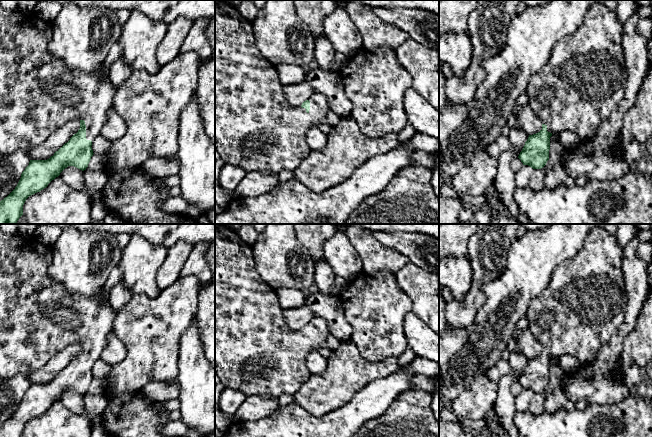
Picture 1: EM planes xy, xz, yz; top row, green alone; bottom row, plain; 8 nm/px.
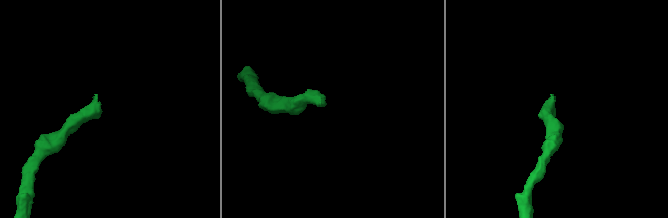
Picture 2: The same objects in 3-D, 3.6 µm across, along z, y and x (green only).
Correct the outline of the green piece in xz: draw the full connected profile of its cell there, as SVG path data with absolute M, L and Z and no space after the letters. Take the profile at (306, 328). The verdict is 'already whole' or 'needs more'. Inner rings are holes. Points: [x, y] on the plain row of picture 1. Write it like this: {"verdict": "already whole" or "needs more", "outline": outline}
{"verdict": "needs more", "outline": "M215 224L215 374L225 388L237 389L247 396L269 395L278 398L283 394L294 395L309 379L311 374L306 366L307 355L312 351L316 351L320 345L326 347L327 338L331 335L329 327L324 318L315 316L301 329L291 330L286 324L283 311L275 289L267 284L256 271L253 246L242 241L235 230L222 224Z"}

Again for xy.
{"verdict": "needs more", "outline": "M0 227L0 377L13 378L18 374L29 377L64 348L72 344L80 344L78 356L53 380L47 384L30 384L15 413L0 425L0 437L23 437L26 423L46 412L68 390L86 394L94 378L92 365L100 358L111 333L122 341L127 353L120 363L111 367L110 374L105 379L105 389L110 394L117 395L126 390L139 390L150 382L176 381L179 374L180 338L192 324L197 313L200 283L194 276L179 278L155 298L133 294L131 300L115 313L109 300L101 300L103 287L97 291L95 297L88 298L71 294L64 285L53 281L48 275L52 260L52 247L43 245L33 235L8 235Z"}

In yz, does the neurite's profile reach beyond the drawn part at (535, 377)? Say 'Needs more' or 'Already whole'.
Needs more

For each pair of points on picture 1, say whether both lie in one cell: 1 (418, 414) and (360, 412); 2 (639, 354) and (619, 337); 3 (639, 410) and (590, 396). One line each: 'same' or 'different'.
1: different
2: different
3: different

